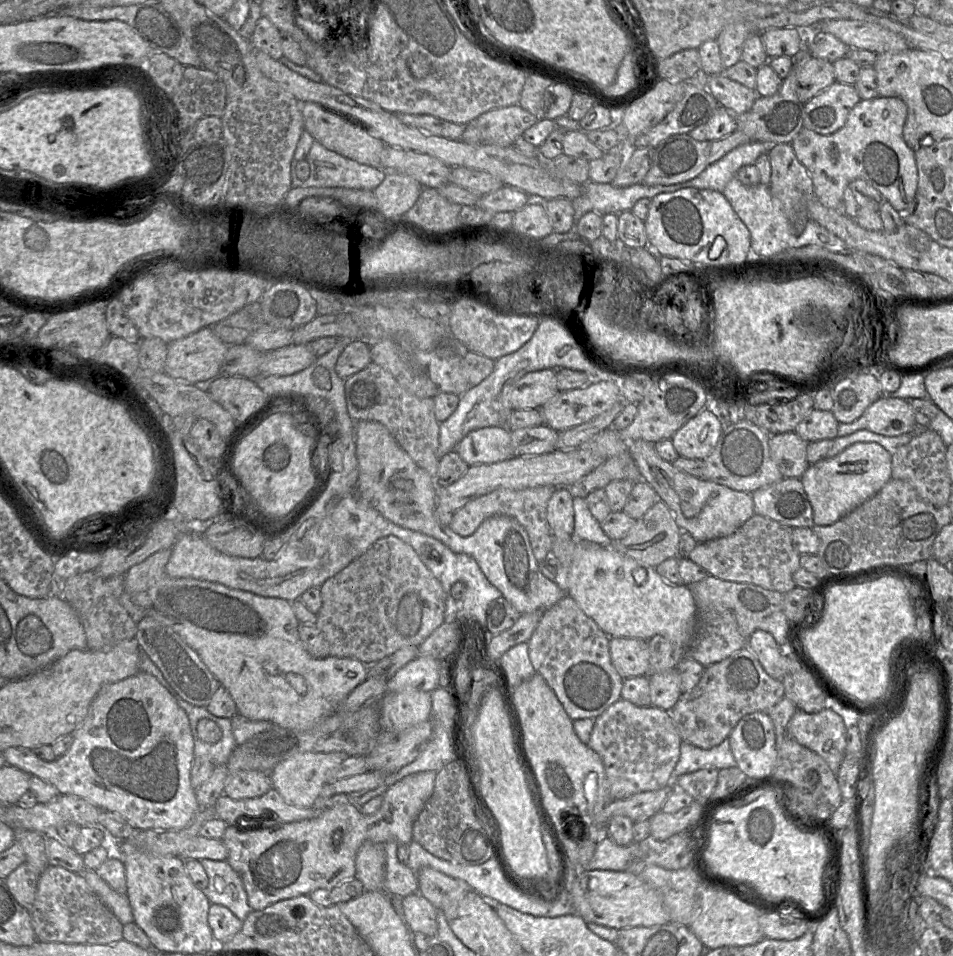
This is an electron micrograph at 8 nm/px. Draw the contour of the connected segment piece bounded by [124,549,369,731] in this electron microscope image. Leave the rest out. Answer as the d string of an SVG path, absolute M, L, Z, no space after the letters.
M171 549L161 550L132 566L124 575L124 589L132 602L146 611L147 616L170 627L198 654L230 693L239 715L253 721L270 721L283 728L307 731L336 712L346 697L369 677L368 666L357 659L311 656L300 640L300 622L291 602L214 582L172 578L165 571L170 556Z

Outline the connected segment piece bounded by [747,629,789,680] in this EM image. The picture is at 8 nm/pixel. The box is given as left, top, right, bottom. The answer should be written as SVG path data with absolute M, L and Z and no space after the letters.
M757 629L747 640L747 647L757 656L769 676L783 679L789 657L781 655L780 646L770 633Z

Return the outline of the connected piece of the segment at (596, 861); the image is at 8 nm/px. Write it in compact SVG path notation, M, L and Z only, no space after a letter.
M606 837L597 845L586 870L626 871L635 856L639 858L639 843L619 846L610 837Z

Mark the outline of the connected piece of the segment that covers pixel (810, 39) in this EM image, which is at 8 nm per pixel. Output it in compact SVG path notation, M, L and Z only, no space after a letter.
M802 30L805 33L805 47L812 57L831 63L847 56L850 47L830 33L821 30Z

